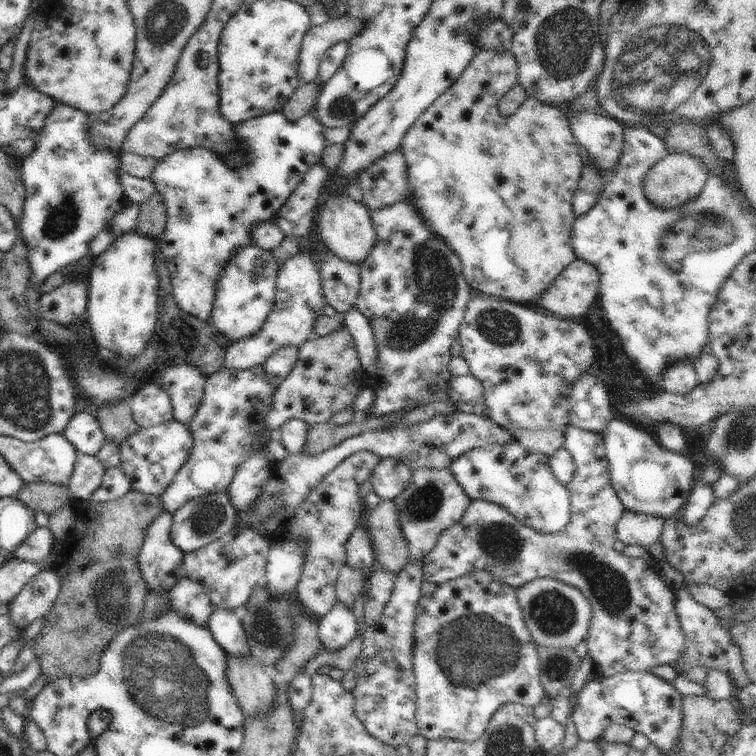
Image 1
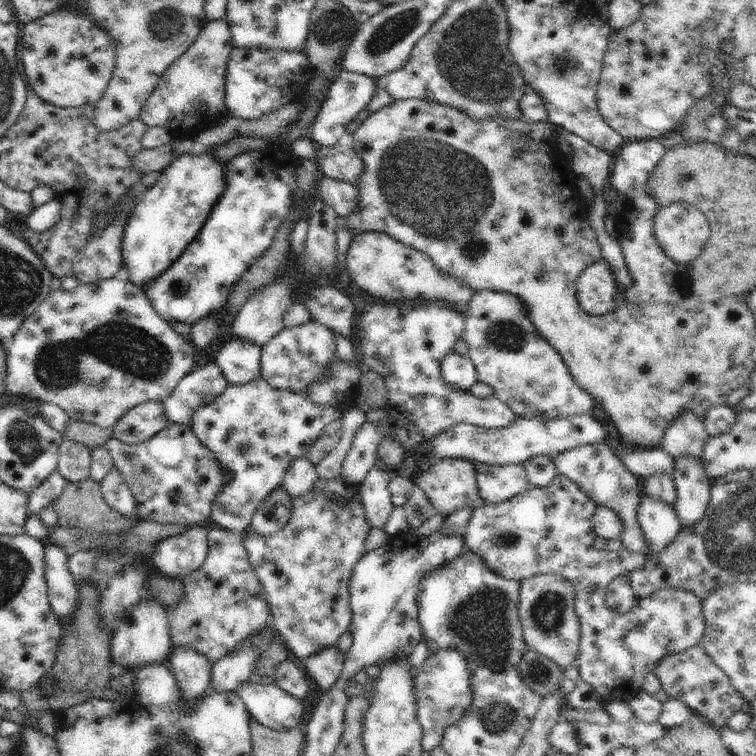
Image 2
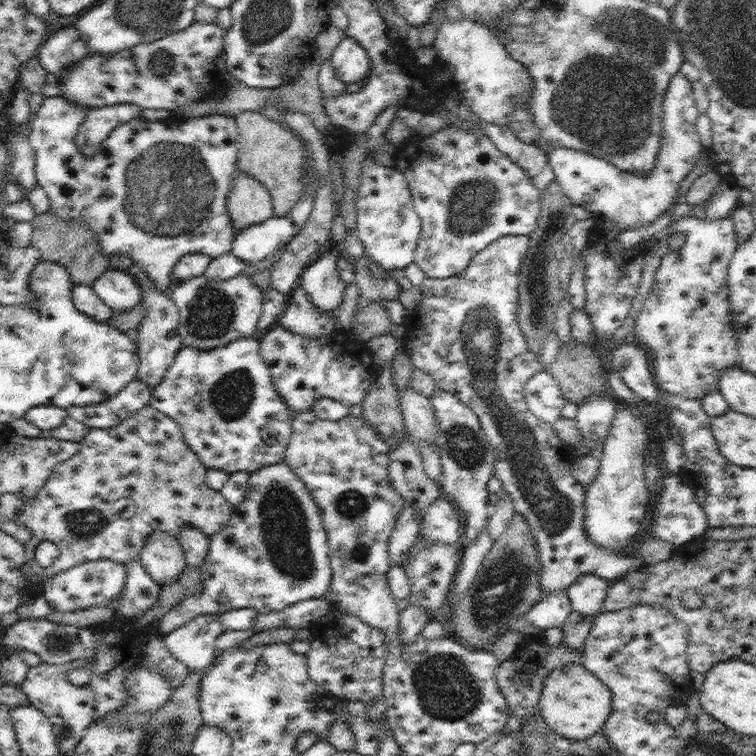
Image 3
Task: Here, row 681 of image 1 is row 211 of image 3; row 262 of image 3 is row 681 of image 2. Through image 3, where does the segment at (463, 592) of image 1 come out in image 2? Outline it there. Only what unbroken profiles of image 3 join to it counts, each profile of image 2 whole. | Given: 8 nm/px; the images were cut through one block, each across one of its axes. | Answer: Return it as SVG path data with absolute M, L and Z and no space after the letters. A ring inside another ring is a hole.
M446 649L429 656L422 665L421 672L414 679L417 692L417 721L423 728L421 747L431 751L441 744L444 731L463 715L470 707L473 692L470 686L471 671L464 656L457 650Z

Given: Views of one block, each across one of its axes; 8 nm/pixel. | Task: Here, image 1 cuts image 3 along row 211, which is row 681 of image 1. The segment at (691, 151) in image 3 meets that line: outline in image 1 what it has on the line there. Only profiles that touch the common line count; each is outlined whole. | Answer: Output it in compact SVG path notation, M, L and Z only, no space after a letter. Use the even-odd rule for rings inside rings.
M625 670L610 678L594 677L578 692L576 704L570 709L580 741L596 741L612 723L627 724L647 736L651 744L660 749L661 754L670 754L676 752L680 744L680 730L684 720L682 706L683 696L671 683L658 678L650 671Z

